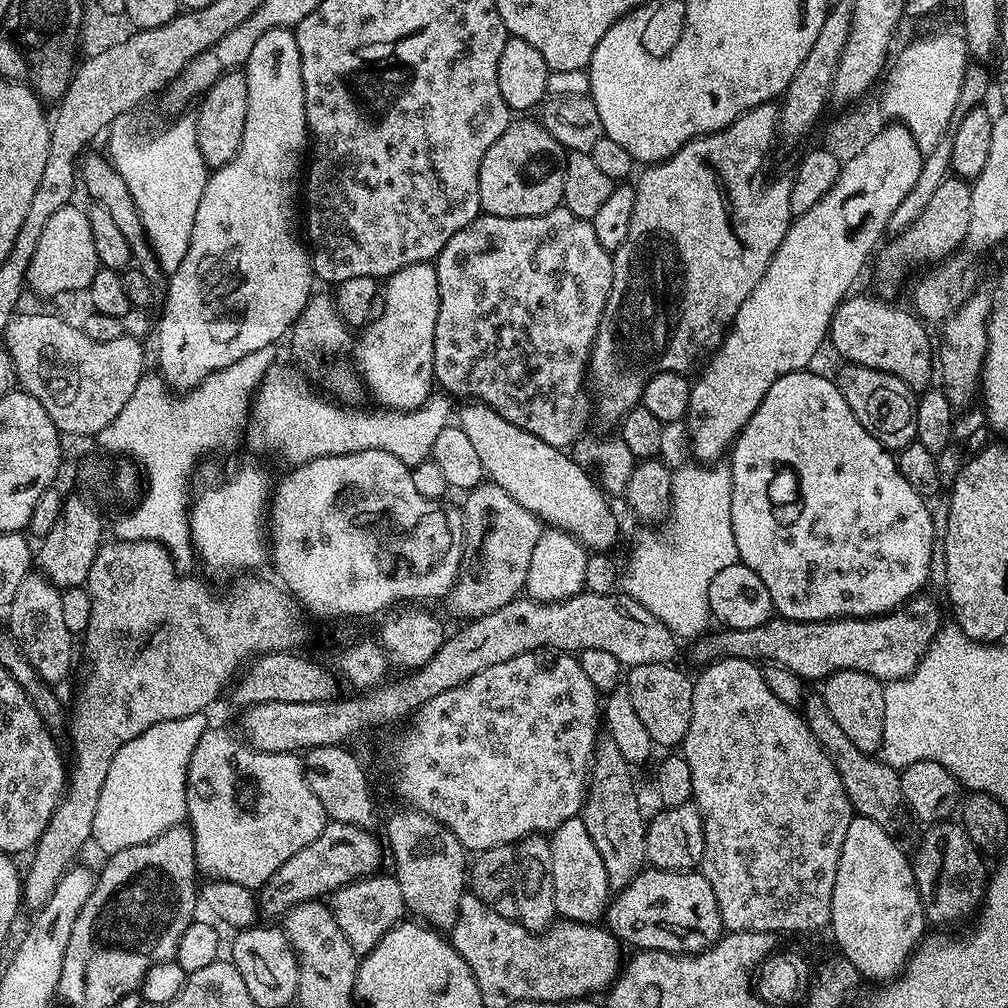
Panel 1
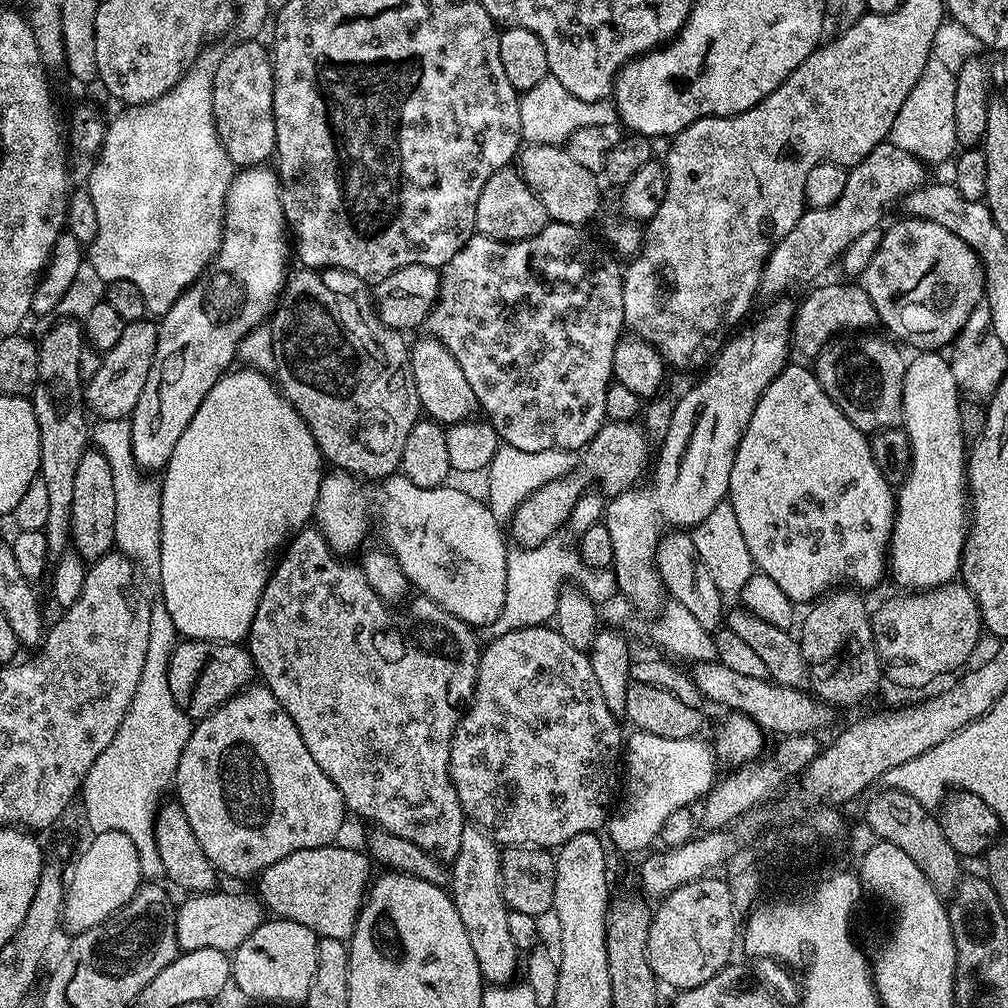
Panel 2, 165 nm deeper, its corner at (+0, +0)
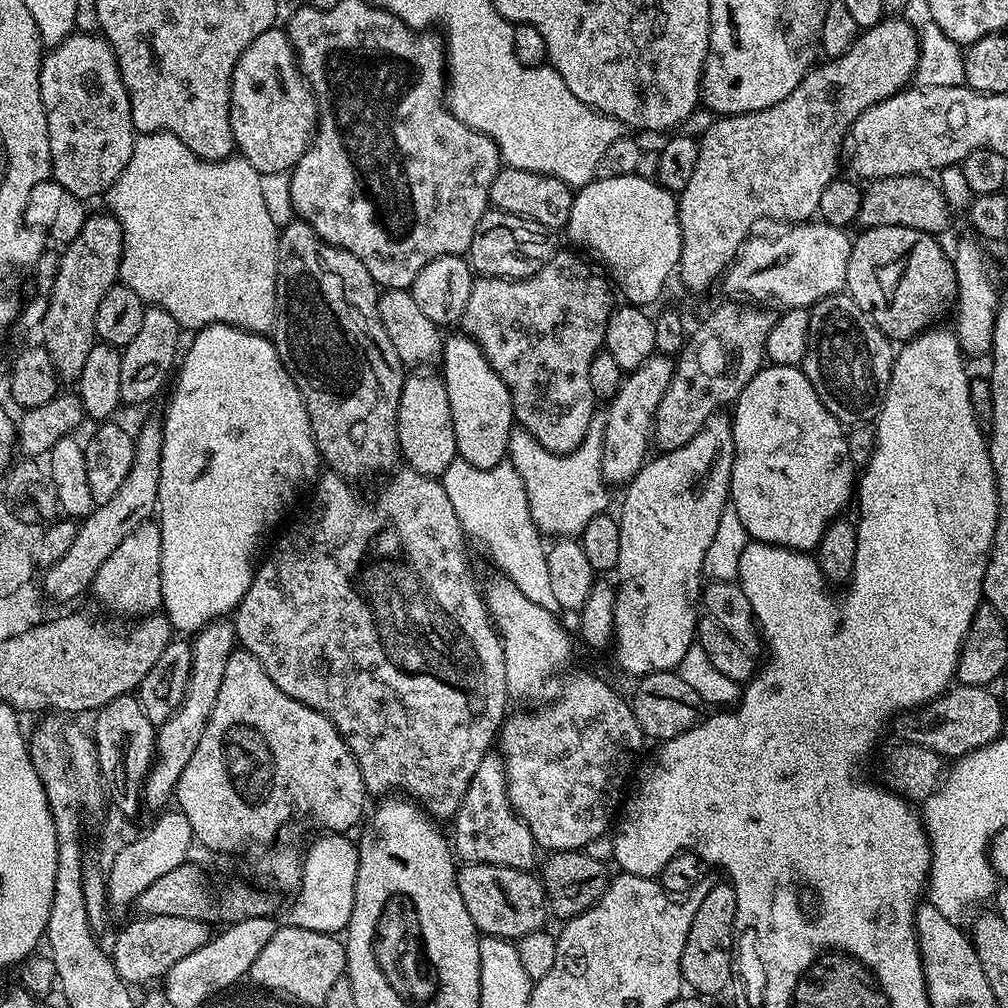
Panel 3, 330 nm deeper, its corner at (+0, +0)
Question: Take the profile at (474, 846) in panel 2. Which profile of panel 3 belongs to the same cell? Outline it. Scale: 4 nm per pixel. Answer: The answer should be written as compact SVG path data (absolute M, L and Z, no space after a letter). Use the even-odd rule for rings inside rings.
M489 754L482 758L482 762L478 762L478 770L474 770L474 778L470 778L466 798L462 798L456 811L455 824L454 848L461 861L525 870L533 867L531 864L536 860L538 845L520 815L512 808L508 797L504 761L499 755Z

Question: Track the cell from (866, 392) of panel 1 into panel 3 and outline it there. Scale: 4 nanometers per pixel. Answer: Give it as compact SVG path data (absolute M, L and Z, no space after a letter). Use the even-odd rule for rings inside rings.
M847 294L822 298L813 304L808 314L808 352L804 355L802 370L814 386L818 398L845 426L855 426L875 421L884 405L884 395L890 386L894 359L894 344L887 334L853 302Z

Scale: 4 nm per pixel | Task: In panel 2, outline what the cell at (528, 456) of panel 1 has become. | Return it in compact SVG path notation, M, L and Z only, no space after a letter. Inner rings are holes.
M423 339L411 345L408 358L423 415L445 426L463 424L473 419L478 412L474 389L471 388L470 382L466 382L466 374L462 374L458 362L454 362L454 354L450 354L446 346L434 339Z

